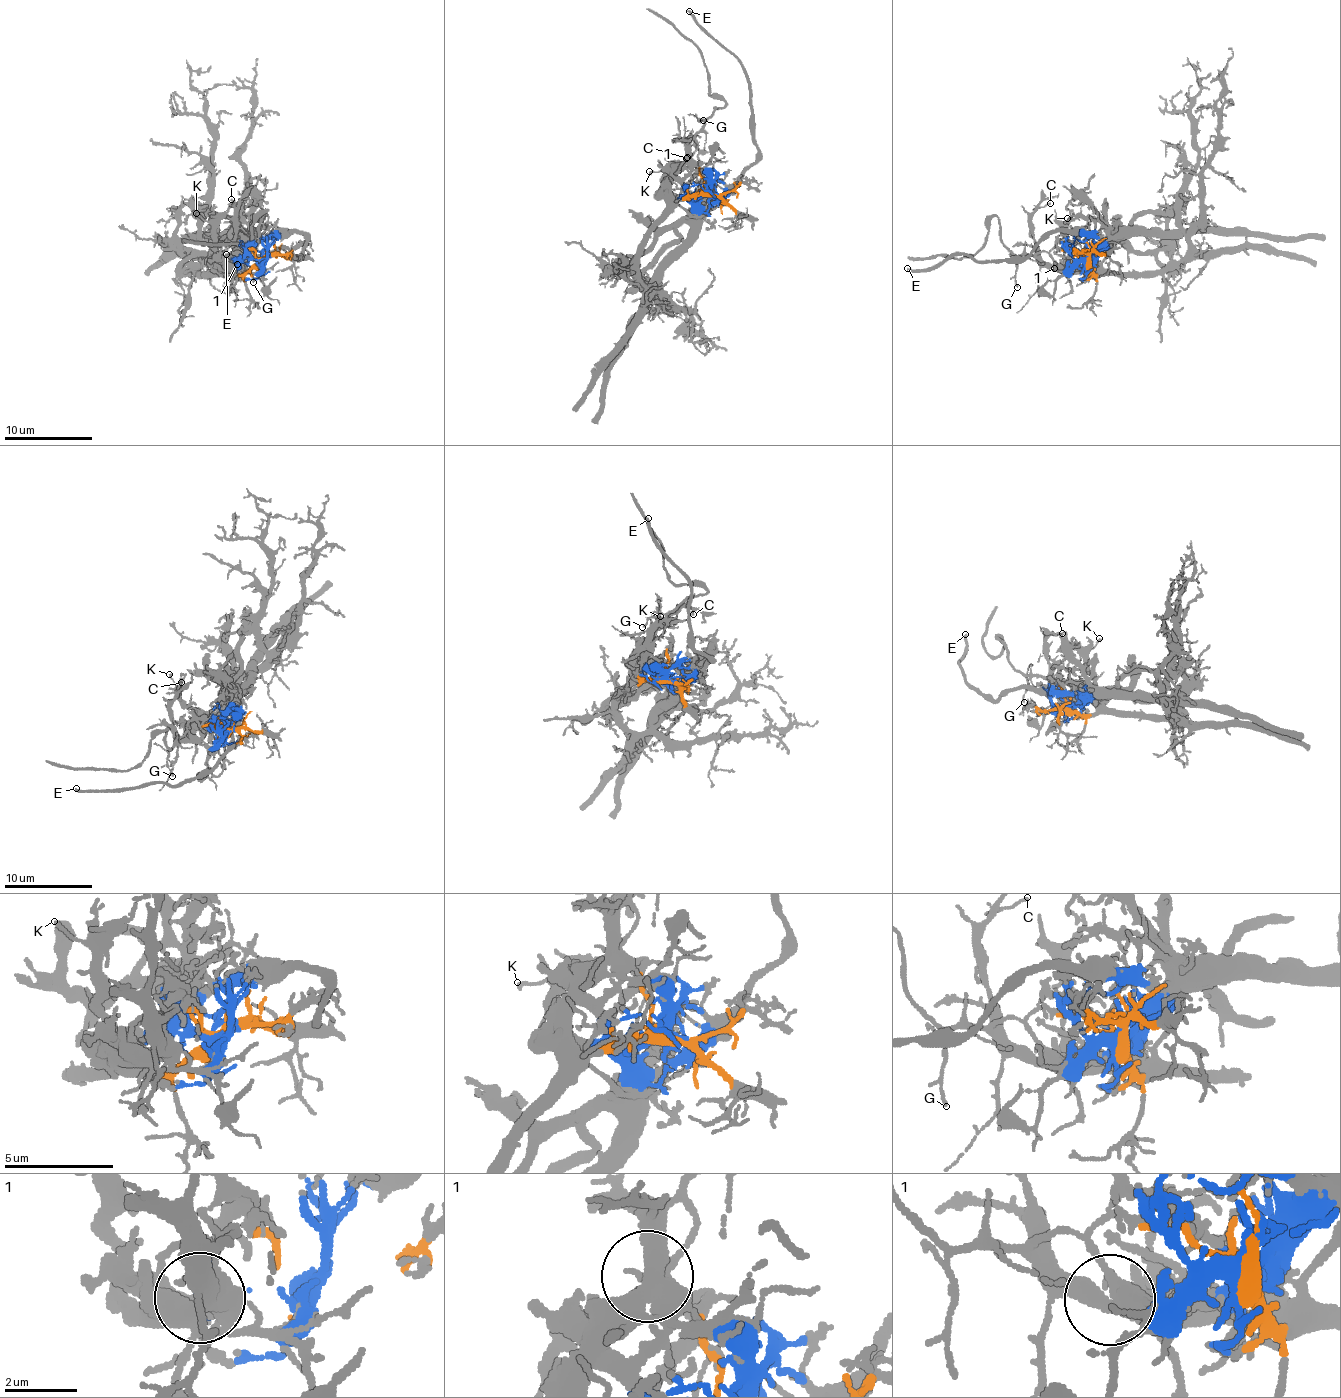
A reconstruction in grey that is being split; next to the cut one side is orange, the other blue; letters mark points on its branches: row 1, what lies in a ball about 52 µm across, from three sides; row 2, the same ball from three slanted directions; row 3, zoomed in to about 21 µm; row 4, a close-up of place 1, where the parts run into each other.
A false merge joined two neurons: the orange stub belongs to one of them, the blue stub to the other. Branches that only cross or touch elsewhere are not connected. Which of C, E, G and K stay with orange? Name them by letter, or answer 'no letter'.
C, G

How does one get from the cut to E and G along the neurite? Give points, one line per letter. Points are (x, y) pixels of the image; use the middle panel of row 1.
E: (711, 191), (709, 194), (724, 193), (758, 152), (750, 103), (750, 81), (742, 63), (688, 10)
G: (711, 191), (676, 199), (670, 191), (670, 173), (686, 158), (686, 147), (704, 123), (698, 120), (704, 121)

